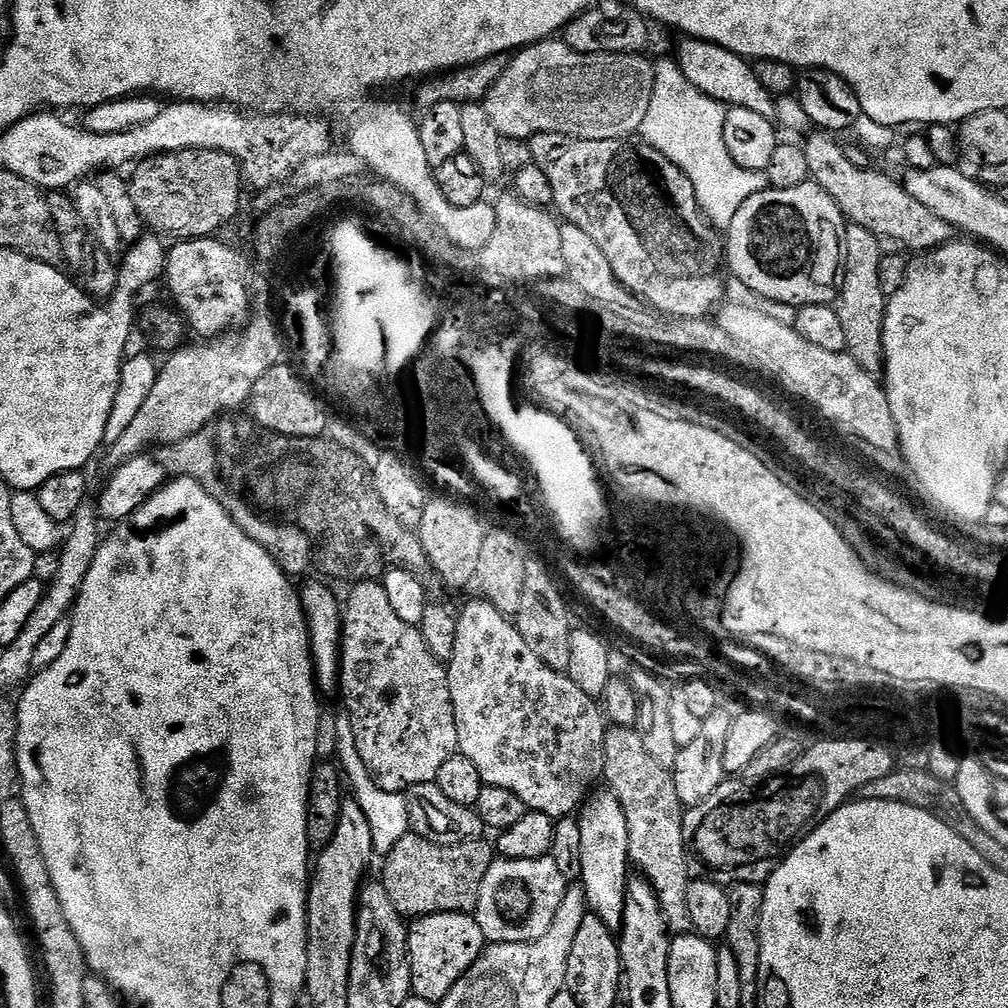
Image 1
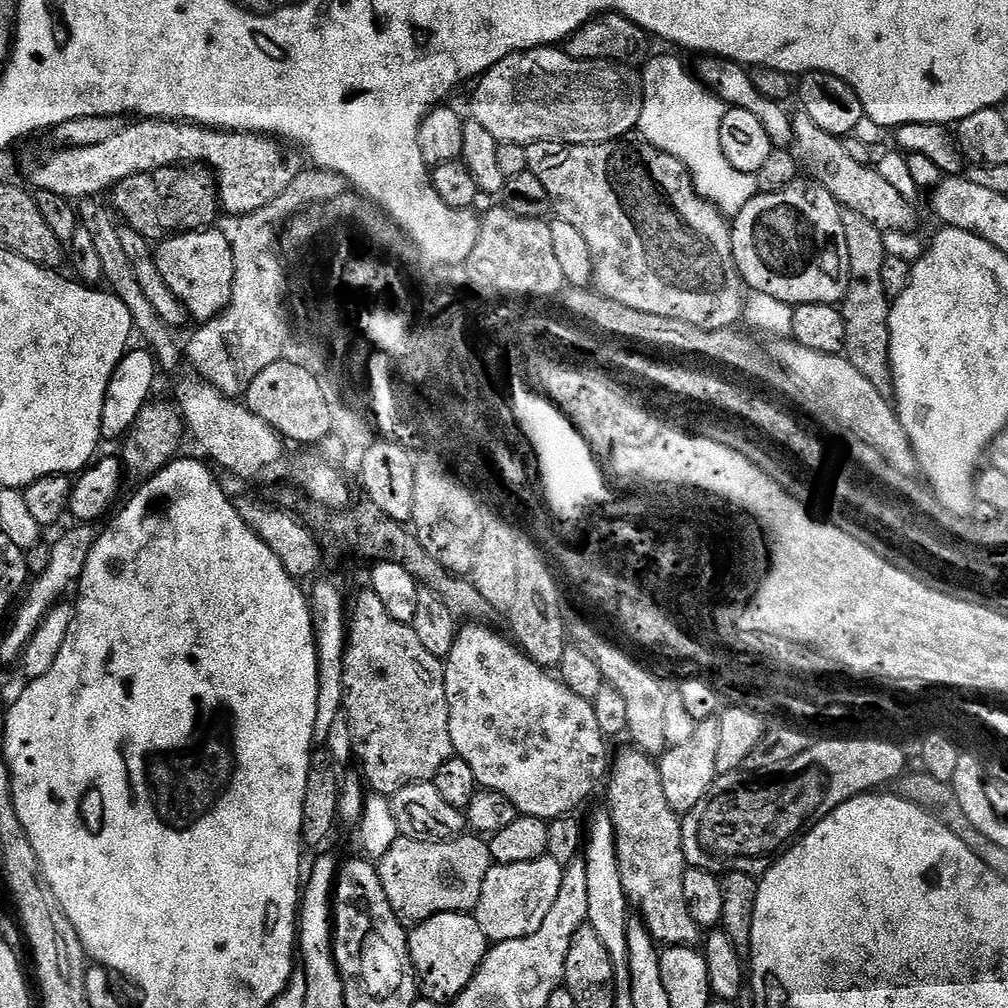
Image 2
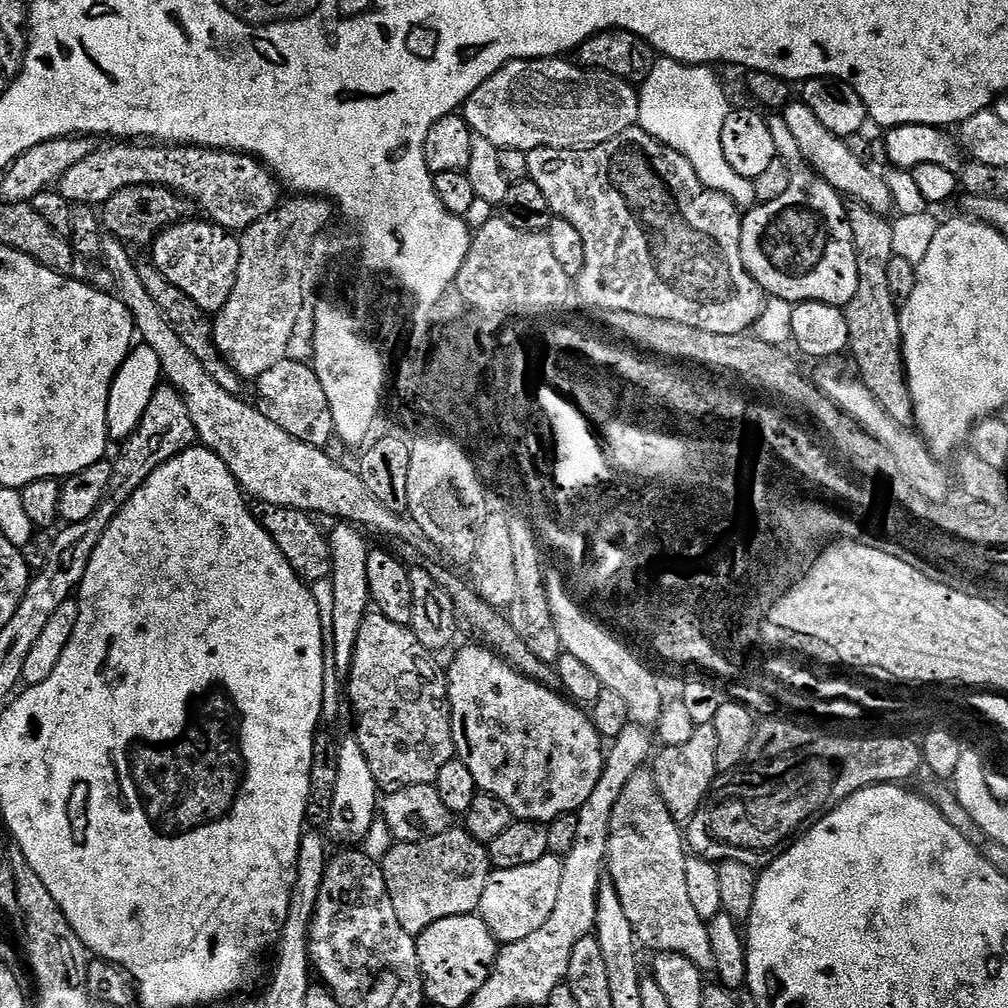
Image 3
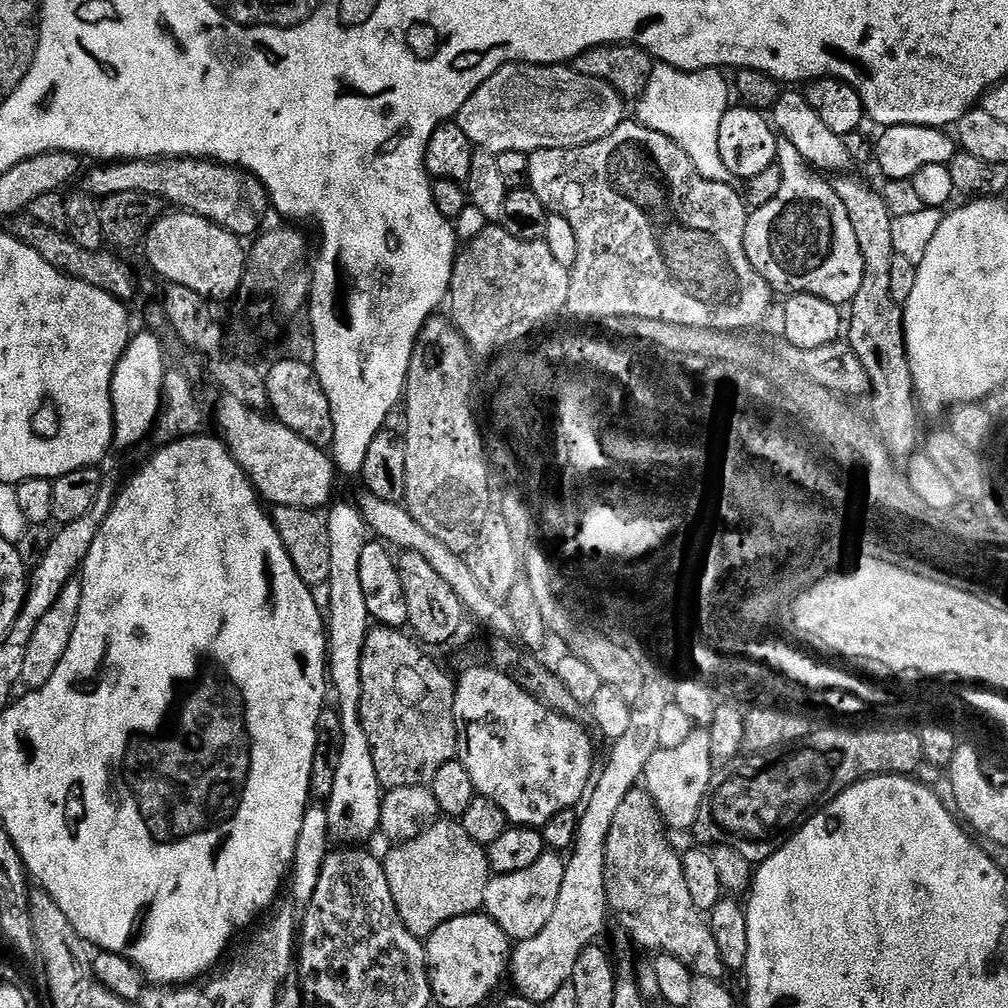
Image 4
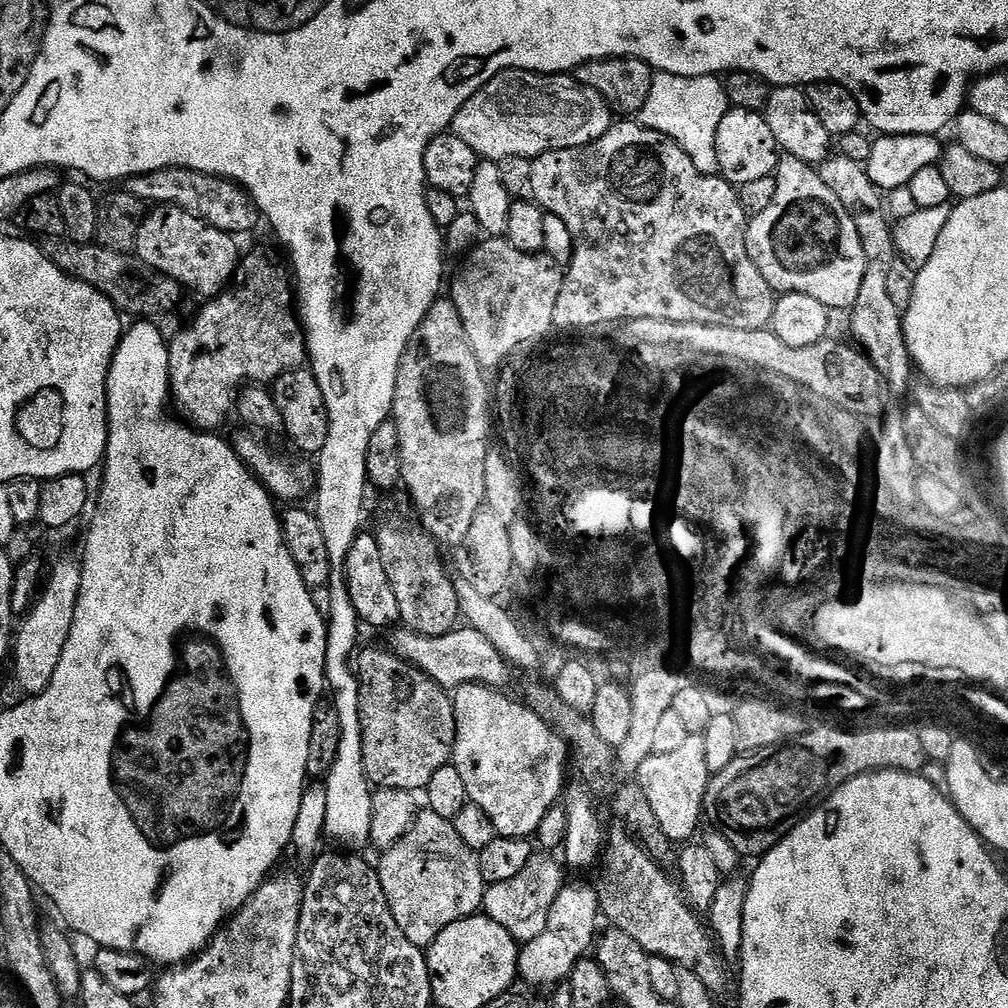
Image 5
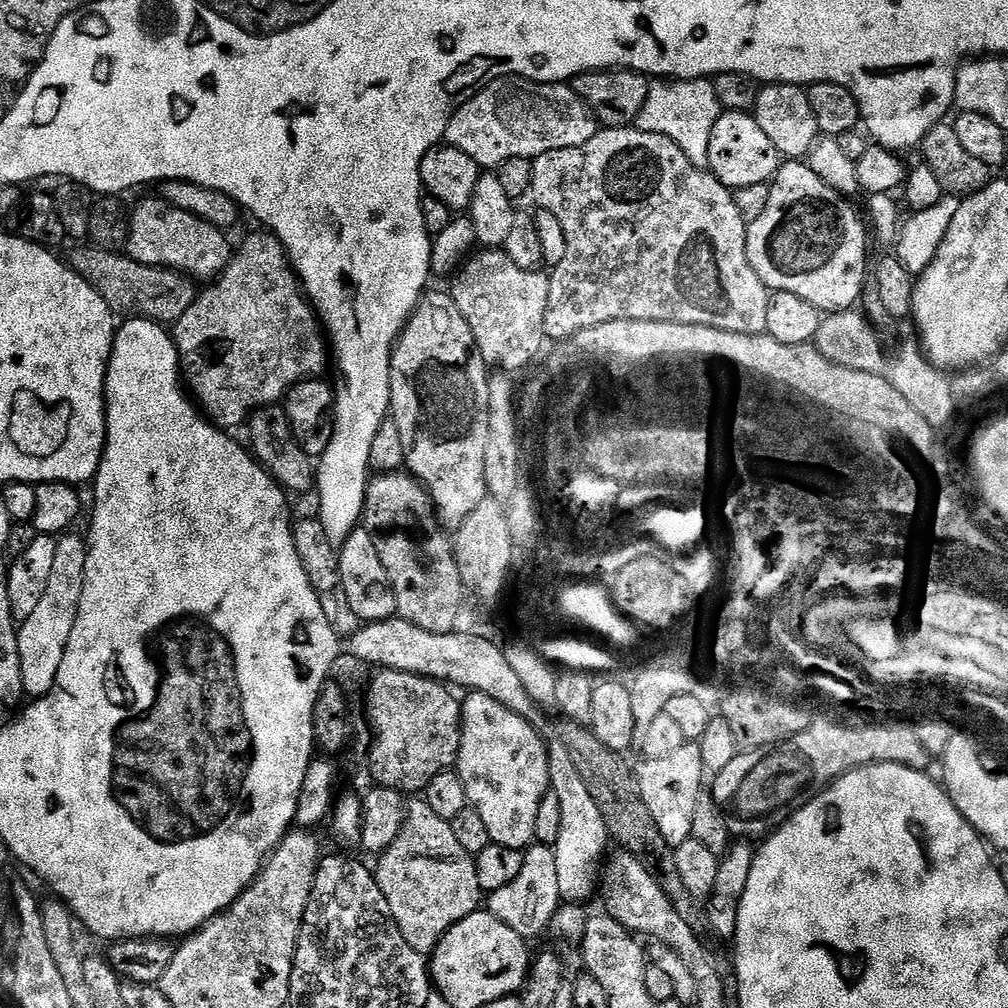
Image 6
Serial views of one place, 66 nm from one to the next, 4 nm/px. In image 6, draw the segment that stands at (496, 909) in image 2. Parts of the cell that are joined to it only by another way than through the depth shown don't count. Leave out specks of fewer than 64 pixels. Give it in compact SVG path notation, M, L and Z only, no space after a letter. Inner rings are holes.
M532 846L524 852L522 870L518 878L510 882L510 886L502 886L502 890L491 893L486 900L487 911L493 912L510 930L514 930L525 938L540 936L549 931L556 911L562 906L558 888L557 863L551 847Z

